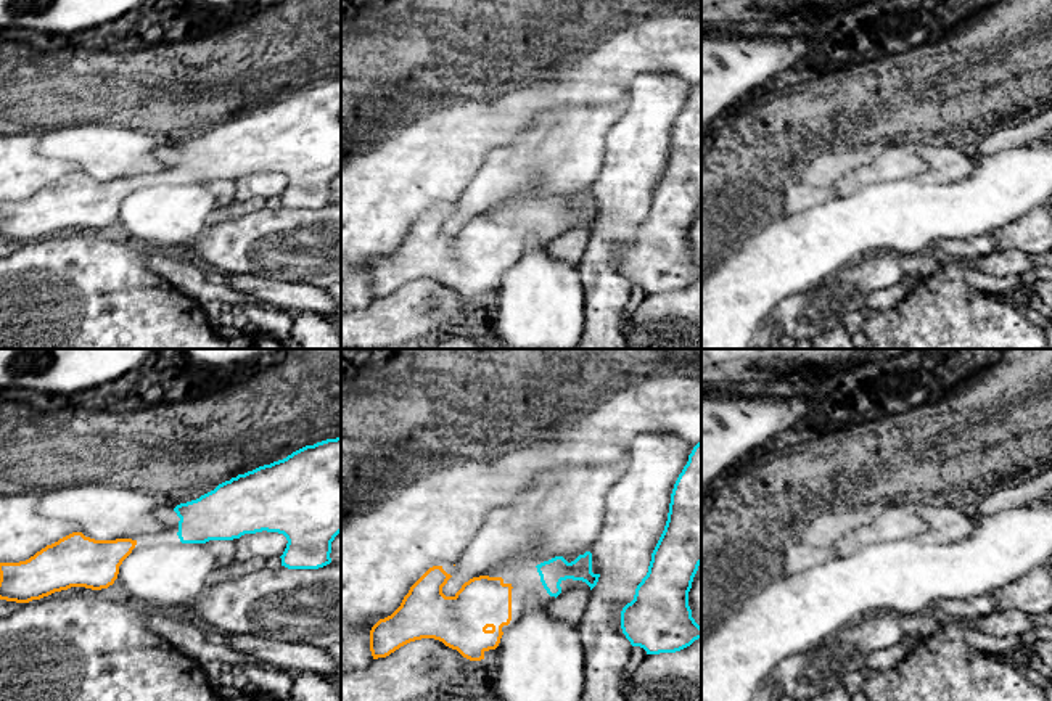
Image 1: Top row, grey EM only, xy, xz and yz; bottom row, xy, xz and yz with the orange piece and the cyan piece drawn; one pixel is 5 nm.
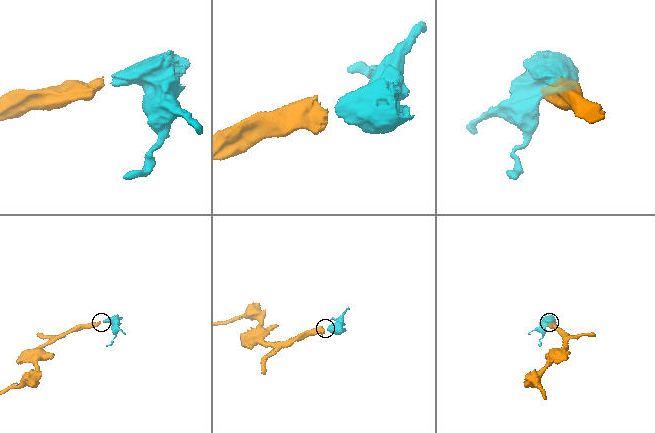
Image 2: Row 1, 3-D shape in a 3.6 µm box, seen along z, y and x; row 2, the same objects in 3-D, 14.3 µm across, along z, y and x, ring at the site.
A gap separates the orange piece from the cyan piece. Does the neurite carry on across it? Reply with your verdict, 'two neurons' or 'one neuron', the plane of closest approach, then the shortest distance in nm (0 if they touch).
one neuron; nearest in xz; 150 nm apart

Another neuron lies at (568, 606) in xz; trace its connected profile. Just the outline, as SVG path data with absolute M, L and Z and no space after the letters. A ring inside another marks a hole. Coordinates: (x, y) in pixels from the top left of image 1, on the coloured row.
M576 580L573 587L560 593L549 605L549 613L557 619L565 621L573 629L577 629L589 596L590 587L582 580Z

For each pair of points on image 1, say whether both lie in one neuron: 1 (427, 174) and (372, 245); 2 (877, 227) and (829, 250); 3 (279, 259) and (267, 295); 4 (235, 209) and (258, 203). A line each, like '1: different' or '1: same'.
1: same
2: same
3: different
4: same

